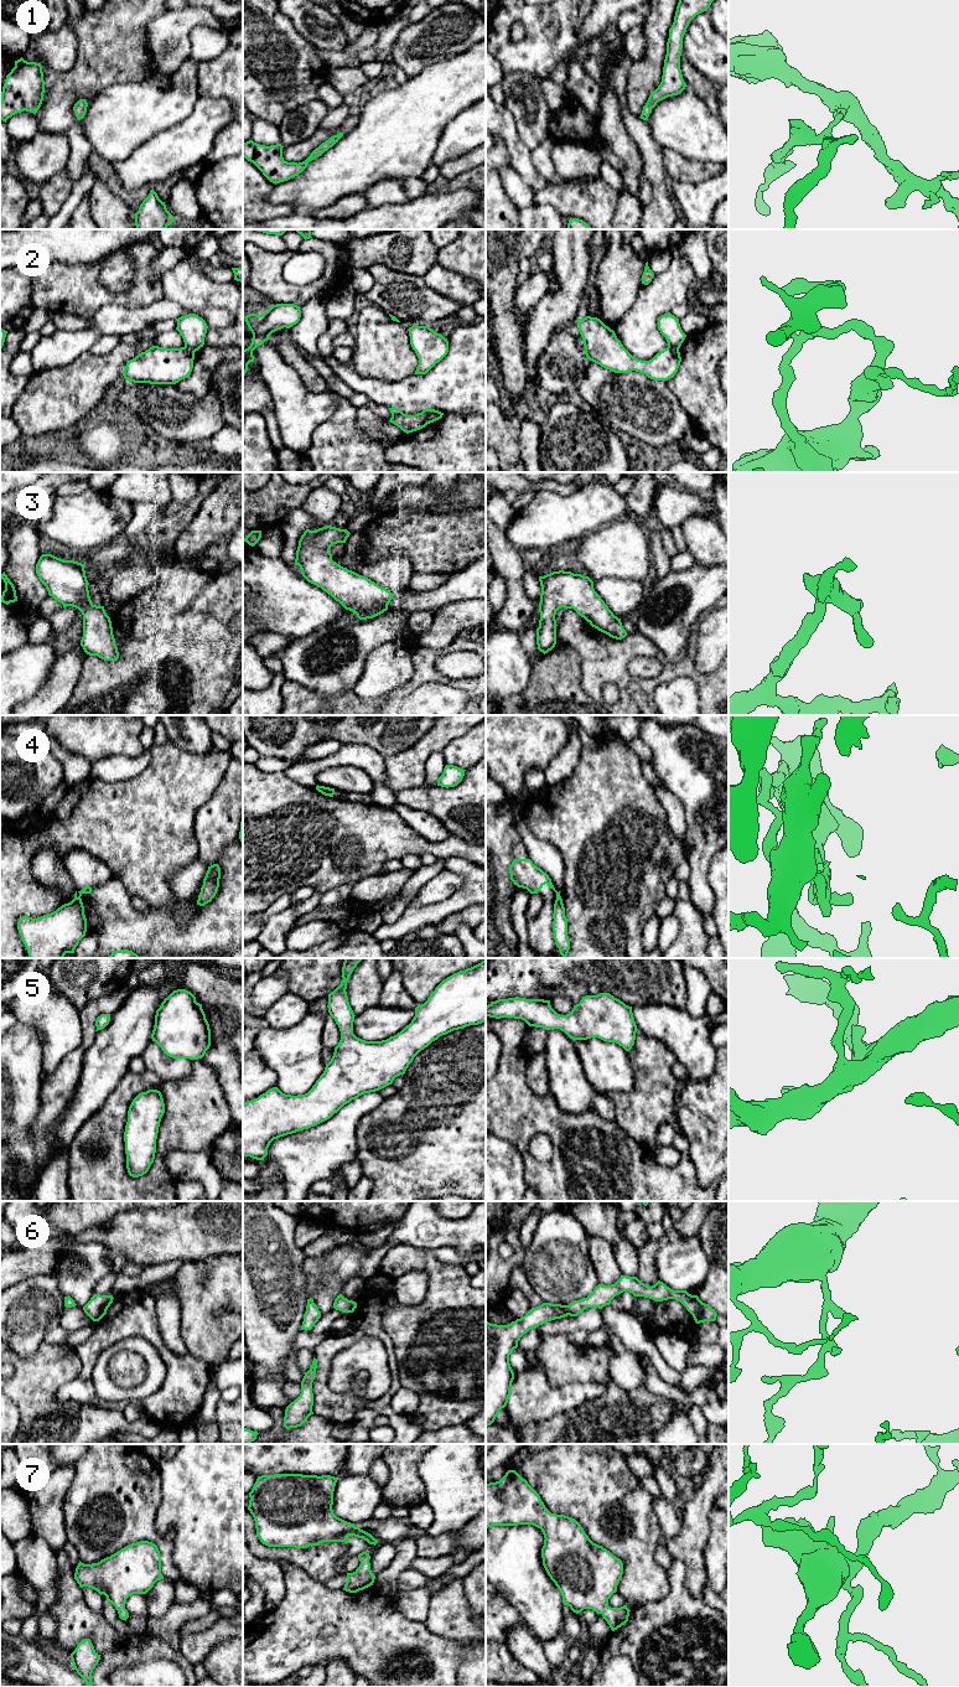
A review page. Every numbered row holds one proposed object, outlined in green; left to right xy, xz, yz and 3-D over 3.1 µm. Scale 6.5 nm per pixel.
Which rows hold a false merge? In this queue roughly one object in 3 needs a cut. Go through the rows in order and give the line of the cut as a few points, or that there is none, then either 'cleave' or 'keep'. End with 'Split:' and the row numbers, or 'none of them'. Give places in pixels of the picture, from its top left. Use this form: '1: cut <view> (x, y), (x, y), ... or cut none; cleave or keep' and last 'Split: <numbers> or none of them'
1: cut none; keep
2: cut xz (436, 410), (428, 423); cleave
3: cut none; keep
4: cut yz (558, 893), (556, 896); cleave
5: cut none; keep
6: cut none; keep
7: cut none; keep
Split: 2, 4

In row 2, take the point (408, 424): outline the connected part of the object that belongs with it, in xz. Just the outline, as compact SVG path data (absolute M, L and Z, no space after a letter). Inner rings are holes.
M389 408L392 413L390 423L395 424L404 433L409 434L425 428L429 424L430 416L436 412L435 409L424 409L415 415L406 415L398 408Z

